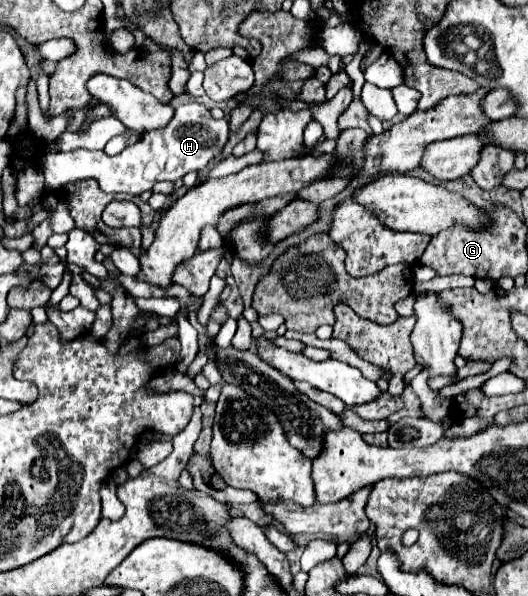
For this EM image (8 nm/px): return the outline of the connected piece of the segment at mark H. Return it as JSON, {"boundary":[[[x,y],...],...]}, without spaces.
{"boundary":[[[192,101],[176,109],[172,121],[156,131],[146,131],[142,137],[126,147],[120,155],[110,157],[104,151],[76,149],[70,153],[46,153],[42,157],[42,173],[46,177],[46,191],[60,191],[62,187],[94,177],[106,193],[142,195],[158,181],[180,181],[190,171],[202,171],[214,157],[218,157],[228,141],[228,121],[214,119],[210,111]]]}

